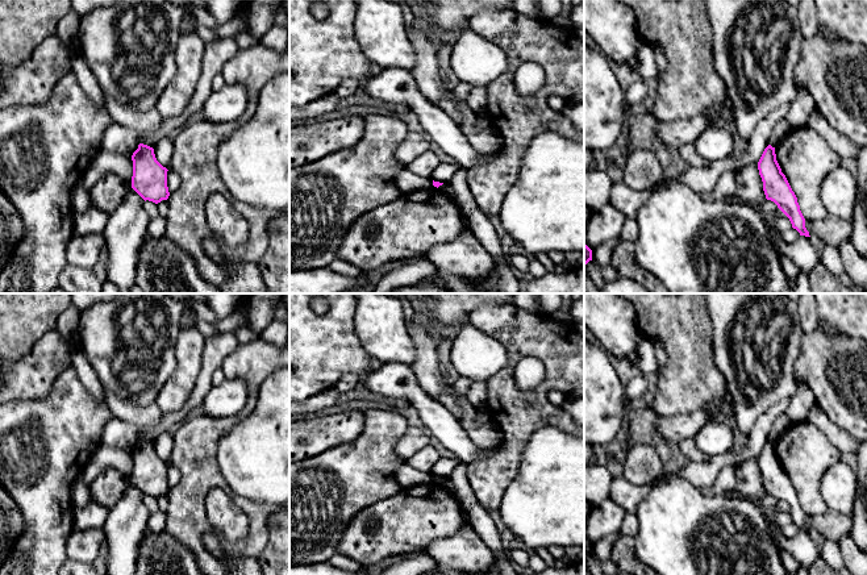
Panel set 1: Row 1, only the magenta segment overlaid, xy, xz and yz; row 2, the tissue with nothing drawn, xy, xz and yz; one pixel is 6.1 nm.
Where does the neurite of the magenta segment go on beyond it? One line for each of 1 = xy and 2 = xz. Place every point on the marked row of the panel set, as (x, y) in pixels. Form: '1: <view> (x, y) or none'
1: none
2: none

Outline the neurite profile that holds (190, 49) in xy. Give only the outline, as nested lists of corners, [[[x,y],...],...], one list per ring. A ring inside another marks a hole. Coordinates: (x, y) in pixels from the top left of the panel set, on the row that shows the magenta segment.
[[[196,32],[180,36],[175,46],[176,72],[155,107],[163,118],[180,116],[191,103],[201,76],[204,50]]]

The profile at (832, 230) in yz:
[[[828,214],[822,220],[806,221],[805,228],[810,237],[820,238],[825,245],[838,246],[850,239],[853,233],[851,221]]]

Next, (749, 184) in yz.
[[[758,163],[743,167],[735,175],[735,189],[738,196],[747,203],[760,203],[766,199],[763,182],[759,175]]]

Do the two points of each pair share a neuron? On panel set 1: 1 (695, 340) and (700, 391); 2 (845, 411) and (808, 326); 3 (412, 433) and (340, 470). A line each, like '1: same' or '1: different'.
1: same
2: different
3: different

